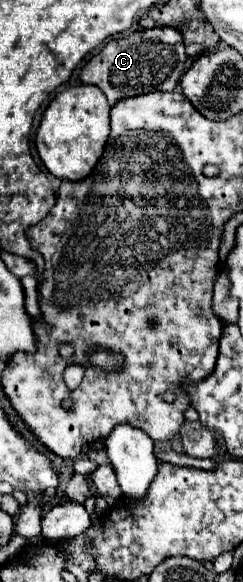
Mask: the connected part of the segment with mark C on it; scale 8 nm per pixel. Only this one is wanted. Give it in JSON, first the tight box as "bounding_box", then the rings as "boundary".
{"bounding_box":[80,26,186,106],"boundary":[[[168,26],[138,30],[126,38],[108,42],[104,50],[82,68],[80,80],[82,84],[98,86],[106,94],[110,106],[114,106],[118,100],[128,96],[142,96],[156,90],[172,92],[184,72],[184,64],[186,54],[180,32]]]}

